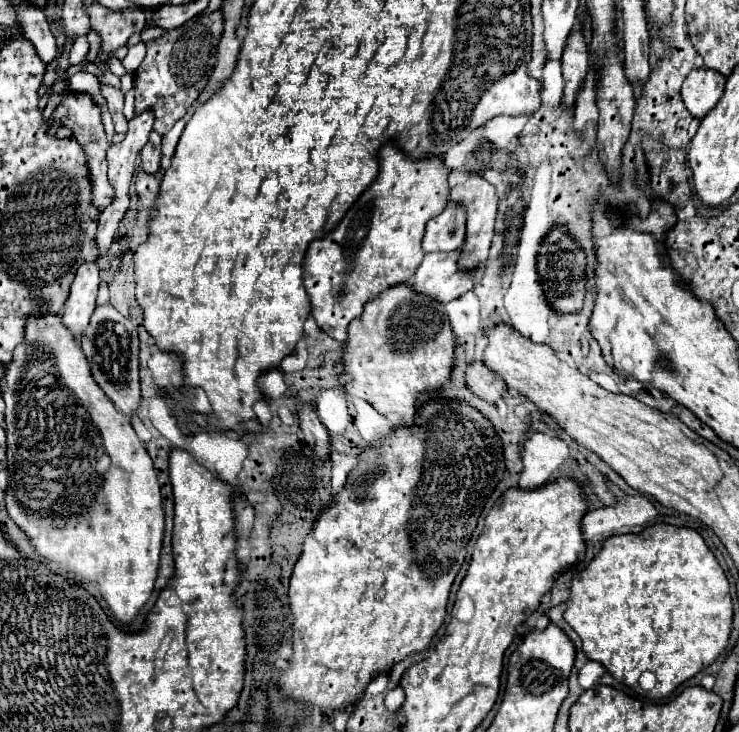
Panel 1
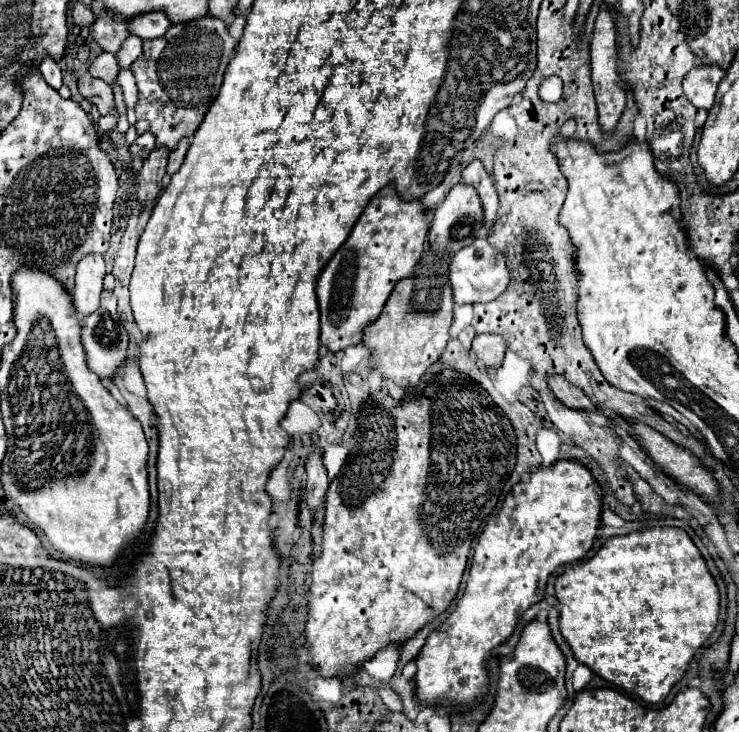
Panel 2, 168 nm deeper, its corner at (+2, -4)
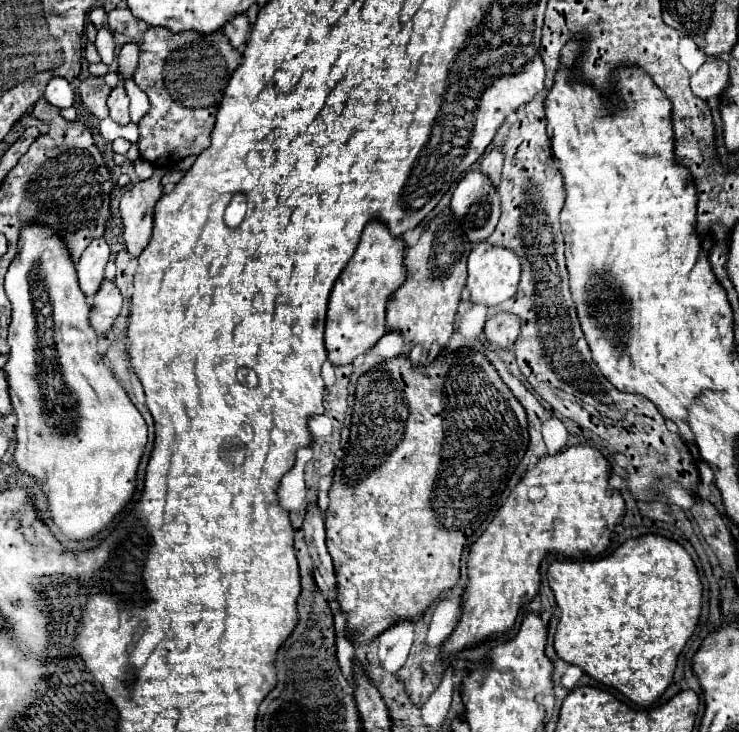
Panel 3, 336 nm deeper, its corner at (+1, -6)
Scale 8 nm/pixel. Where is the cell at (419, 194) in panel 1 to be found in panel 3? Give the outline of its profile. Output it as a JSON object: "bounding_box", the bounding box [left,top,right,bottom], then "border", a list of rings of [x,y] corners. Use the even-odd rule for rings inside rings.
{"bounding_box":[325,219,407,365],"border":[[[373,219],[365,225],[361,241],[349,259],[347,267],[337,277],[329,295],[327,325],[325,325],[325,347],[333,365],[347,365],[357,355],[365,353],[385,335],[385,307],[391,291],[403,285],[407,279],[405,267],[407,243],[403,237],[391,235],[389,227]]]}

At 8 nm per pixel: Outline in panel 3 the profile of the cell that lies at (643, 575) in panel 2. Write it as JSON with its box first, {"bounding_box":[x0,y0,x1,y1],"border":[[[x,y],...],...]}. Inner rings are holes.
{"bounding_box":[547,535,703,707],"border":[[[661,535],[631,537],[613,553],[597,561],[553,561],[547,573],[551,591],[561,609],[555,633],[557,655],[581,667],[603,685],[615,687],[633,703],[649,707],[671,685],[677,657],[695,633],[703,607],[703,585],[691,555],[673,539]]]}

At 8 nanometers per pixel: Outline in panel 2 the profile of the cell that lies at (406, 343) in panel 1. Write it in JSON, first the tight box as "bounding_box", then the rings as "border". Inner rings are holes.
{"bounding_box":[364,253,454,387],"border":[[[424,253],[414,273],[394,287],[376,323],[372,323],[368,331],[364,331],[364,345],[372,351],[376,369],[384,375],[386,381],[404,383],[406,379],[406,383],[414,387],[426,373],[426,369],[436,363],[436,359],[444,351],[450,339],[448,331],[454,309],[452,287],[448,281],[450,259],[452,253]]]}

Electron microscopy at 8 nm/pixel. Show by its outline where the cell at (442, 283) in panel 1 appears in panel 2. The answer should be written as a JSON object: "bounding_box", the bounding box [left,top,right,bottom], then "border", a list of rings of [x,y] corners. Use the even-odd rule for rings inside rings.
{"bounding_box":[450,237,510,305],"border":[[[478,237],[472,245],[460,249],[450,263],[450,283],[454,289],[454,301],[458,305],[472,305],[472,303],[490,303],[510,283],[510,271],[506,267],[506,257],[498,249],[494,249],[486,239]]]}

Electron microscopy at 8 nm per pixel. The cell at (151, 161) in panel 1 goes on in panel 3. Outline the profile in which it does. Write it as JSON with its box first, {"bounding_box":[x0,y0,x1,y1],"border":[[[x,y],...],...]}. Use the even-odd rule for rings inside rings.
{"bounding_box":[119,167,169,257],"border":[[[165,167],[155,169],[149,179],[129,185],[129,189],[121,197],[119,215],[123,223],[123,237],[131,257],[139,257],[151,239],[153,209],[163,195],[161,179],[167,171],[169,169]]]}

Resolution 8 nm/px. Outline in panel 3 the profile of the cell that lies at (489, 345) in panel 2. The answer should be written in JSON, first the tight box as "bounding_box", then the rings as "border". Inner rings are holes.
{"bounding_box":[483,313,519,349],"border":[[[509,313],[493,315],[491,319],[487,319],[483,329],[483,337],[487,339],[487,343],[499,349],[509,349],[515,343],[517,335],[519,335],[519,317]]]}

